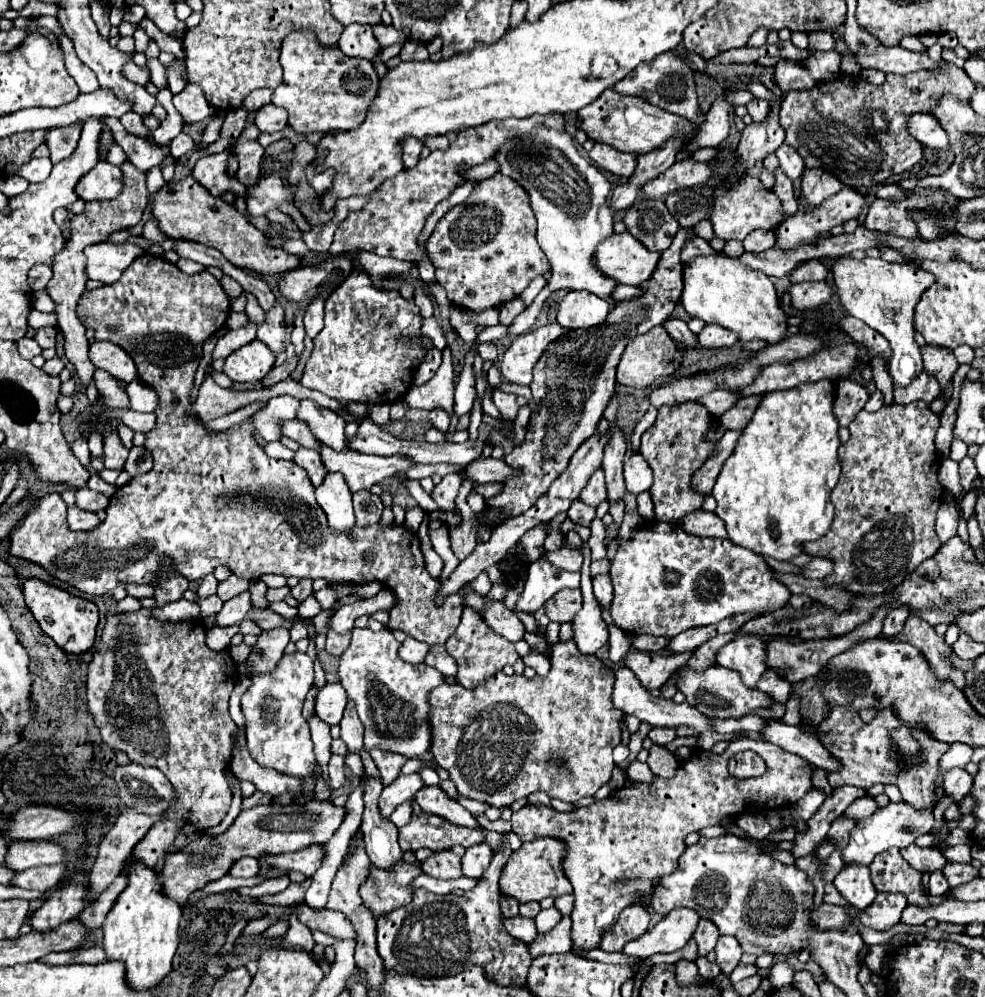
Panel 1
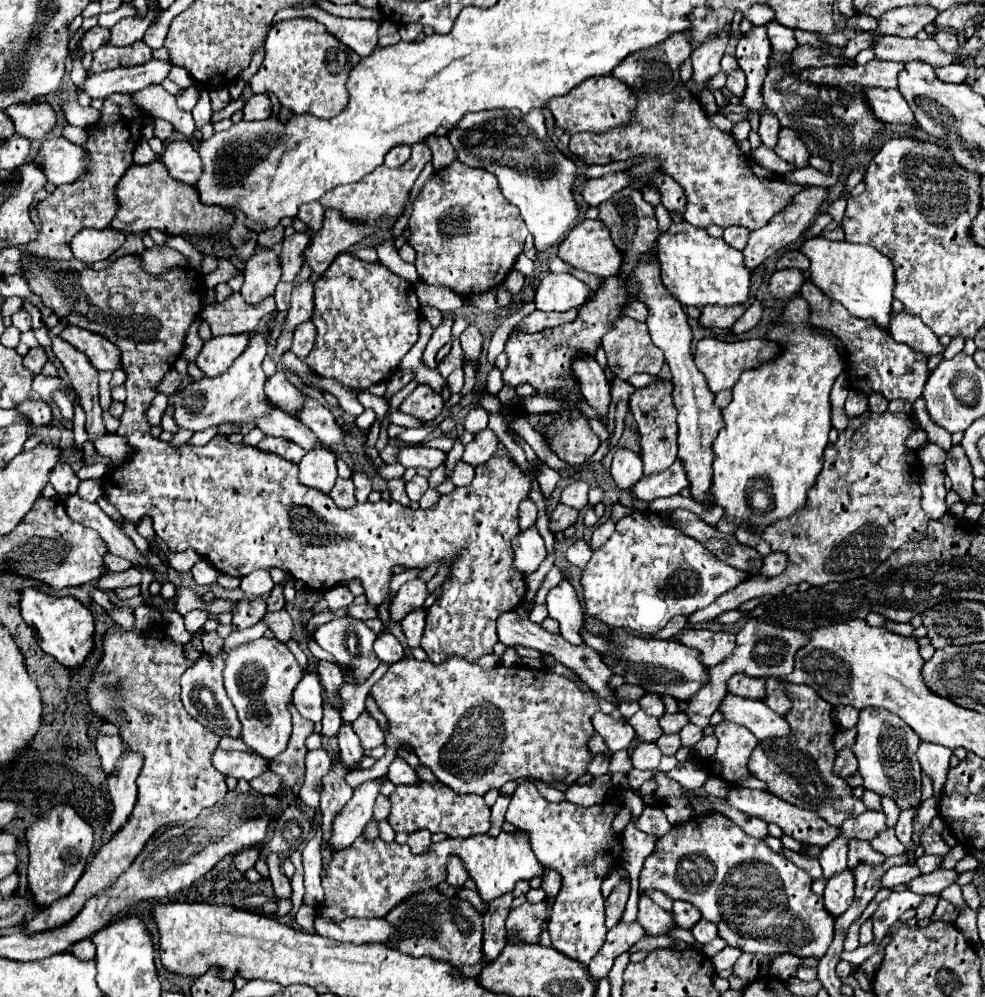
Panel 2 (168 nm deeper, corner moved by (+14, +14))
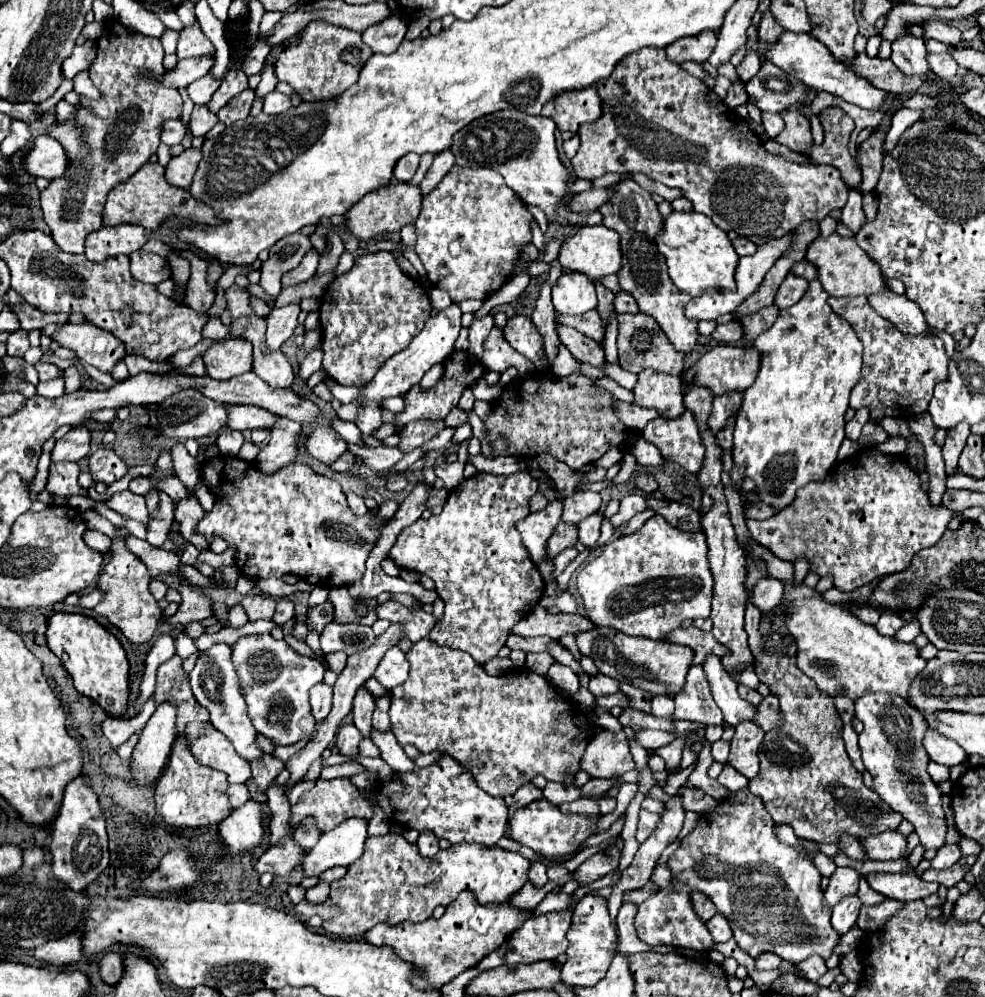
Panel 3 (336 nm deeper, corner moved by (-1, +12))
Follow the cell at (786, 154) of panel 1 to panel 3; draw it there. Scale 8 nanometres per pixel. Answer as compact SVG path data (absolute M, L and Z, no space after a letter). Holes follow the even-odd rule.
M762 112L762 126L770 138L776 138L776 134L780 134L780 130L784 128L784 120L780 118L780 114Z

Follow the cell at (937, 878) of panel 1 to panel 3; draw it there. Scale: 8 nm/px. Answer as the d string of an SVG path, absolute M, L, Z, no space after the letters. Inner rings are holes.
M942 846L936 854L936 858L932 860L932 868L938 868L938 870L950 868L952 864L956 864L960 860L960 856L962 856L962 852L958 846Z

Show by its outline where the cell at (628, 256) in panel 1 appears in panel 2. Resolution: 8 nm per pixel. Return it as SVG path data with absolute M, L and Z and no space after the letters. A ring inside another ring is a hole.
M601 220L579 222L559 244L557 256L577 270L607 278L621 270L623 256Z

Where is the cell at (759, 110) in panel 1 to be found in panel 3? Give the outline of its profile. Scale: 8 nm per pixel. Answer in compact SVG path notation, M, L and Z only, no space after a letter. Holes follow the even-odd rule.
M748 50L744 60L736 66L736 72L738 72L740 80L748 82L748 78L752 78L758 70L760 70L760 56L754 50Z

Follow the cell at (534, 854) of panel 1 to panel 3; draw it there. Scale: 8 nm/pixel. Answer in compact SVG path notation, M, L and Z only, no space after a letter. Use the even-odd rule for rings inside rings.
M390 832L386 836L368 838L364 854L348 866L348 874L332 882L330 898L324 904L300 902L294 908L306 918L314 914L322 916L322 928L330 934L360 938L380 922L390 926L400 922L424 922L436 906L452 904L464 890L470 890L480 904L506 902L528 882L528 866L530 860L518 852L464 842L454 844L448 850L440 850L434 858L424 858L416 844L410 844L404 836Z

